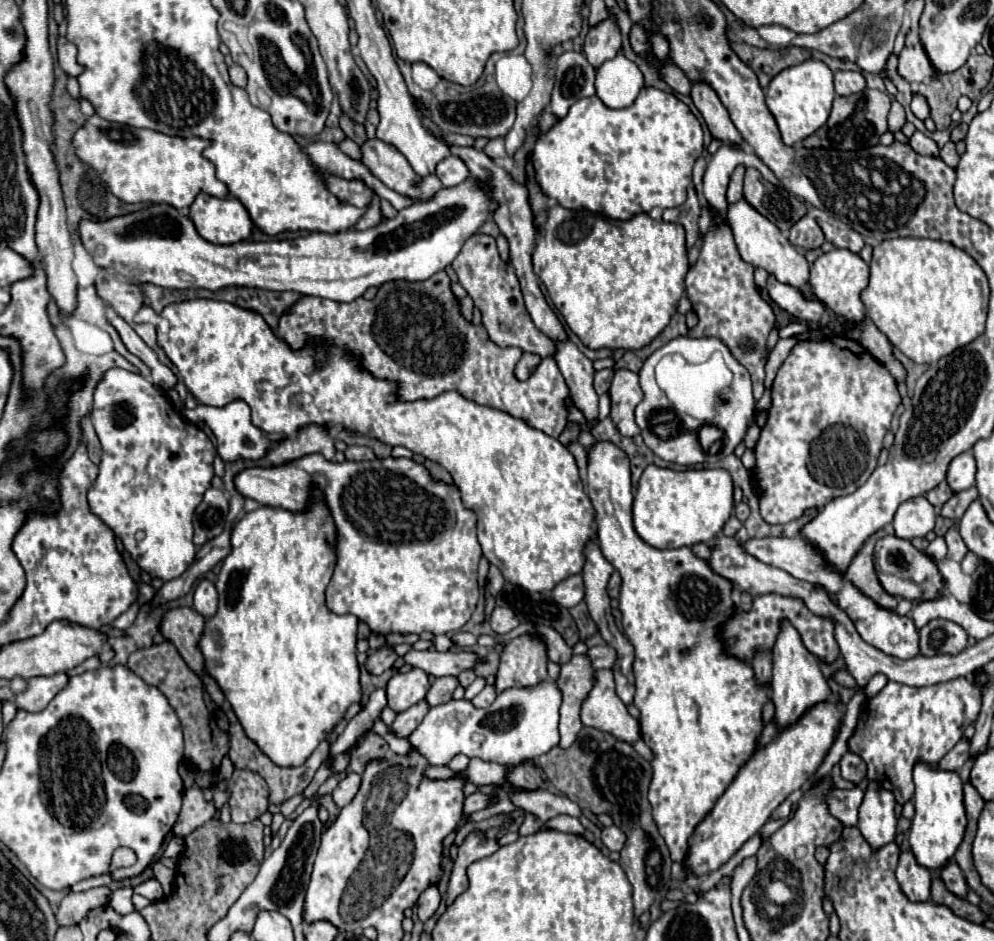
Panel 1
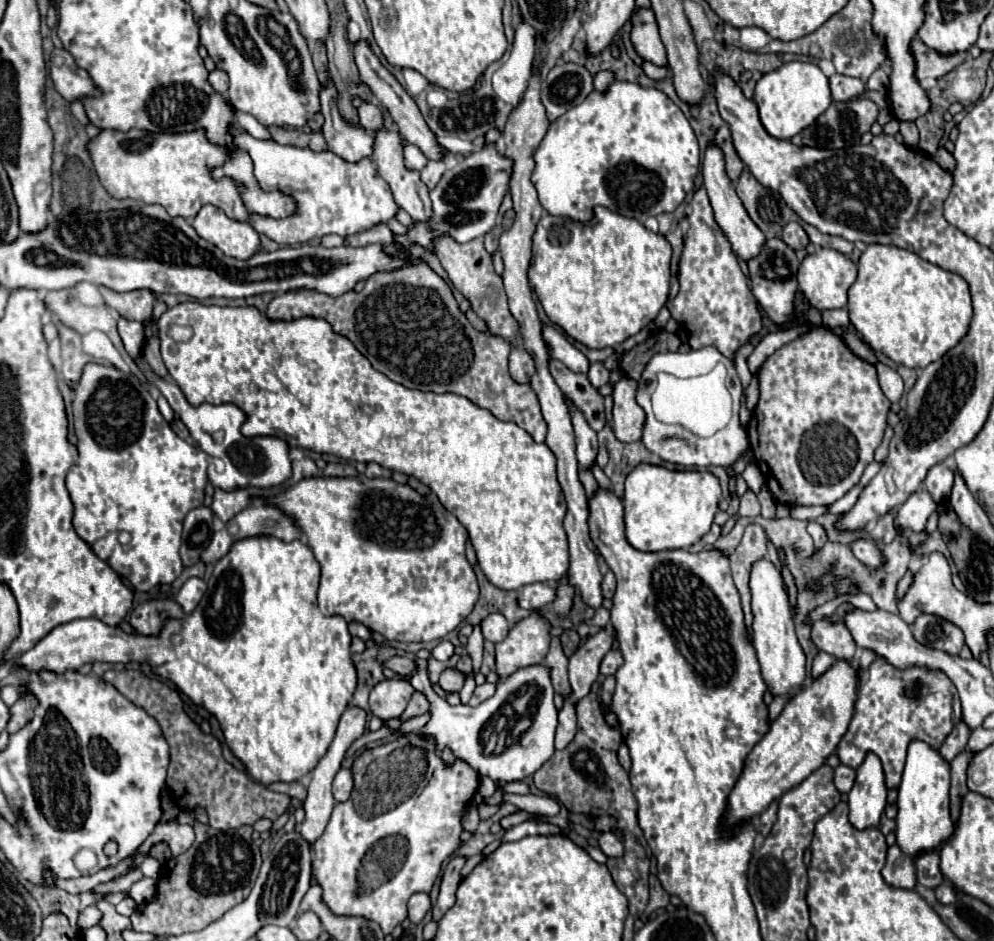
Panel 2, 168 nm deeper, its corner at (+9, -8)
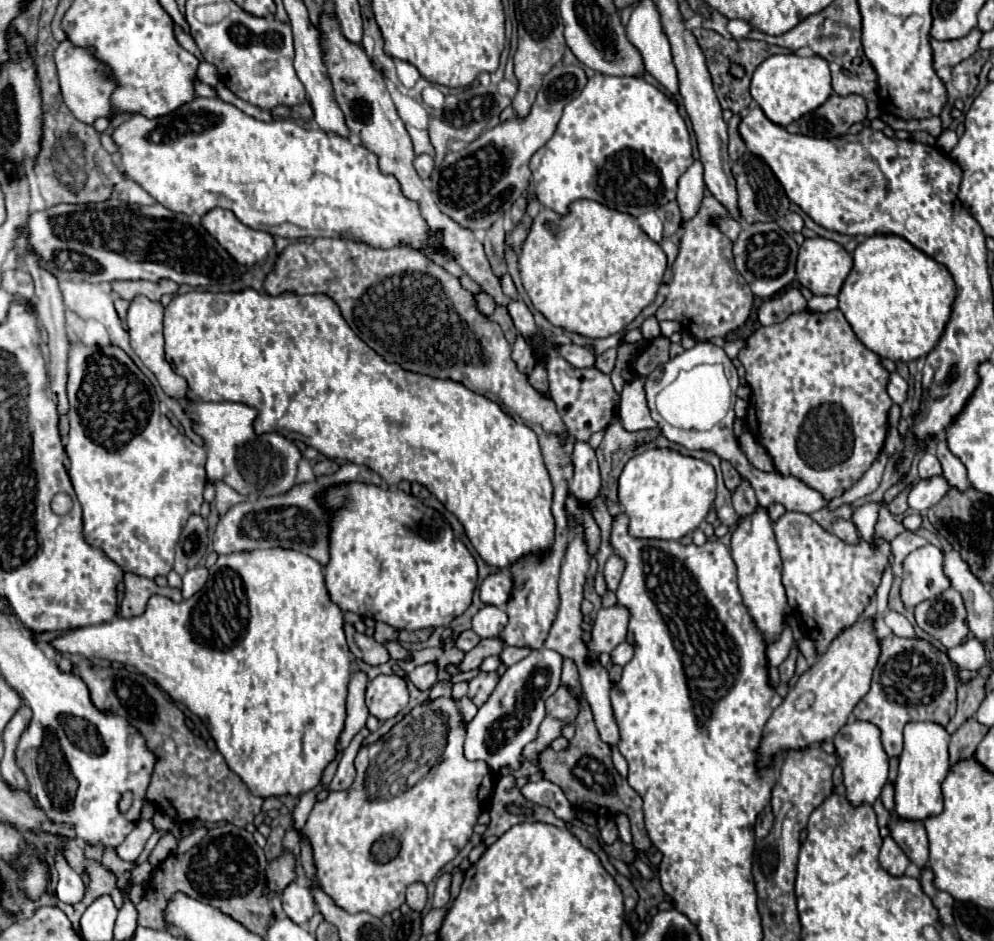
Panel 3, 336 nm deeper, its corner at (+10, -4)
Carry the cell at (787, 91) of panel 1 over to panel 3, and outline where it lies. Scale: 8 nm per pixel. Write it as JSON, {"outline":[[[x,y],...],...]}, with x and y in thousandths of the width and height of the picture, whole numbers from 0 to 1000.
{"outline":[[[799,56],[777,58],[769,63],[765,71],[759,75],[755,99],[775,129],[791,135],[793,131],[825,114],[835,103],[837,92],[835,92],[833,65],[823,58],[817,61],[803,61]]]}

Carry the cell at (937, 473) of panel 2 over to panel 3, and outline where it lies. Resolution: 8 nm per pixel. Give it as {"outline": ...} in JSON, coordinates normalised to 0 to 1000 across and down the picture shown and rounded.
{"outline":[[[930,481],[926,492],[924,492],[924,505],[926,505],[926,509],[936,509],[936,507],[946,505],[946,503],[948,503],[948,496],[946,496],[946,490],[942,488],[942,484]]]}

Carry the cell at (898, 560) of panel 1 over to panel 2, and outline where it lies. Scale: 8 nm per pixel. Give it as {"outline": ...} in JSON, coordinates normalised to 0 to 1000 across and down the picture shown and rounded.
{"outline":[[[862,573],[856,583],[858,583],[858,590],[860,590],[868,600],[872,600],[872,603],[876,603],[876,605],[882,605],[884,600],[890,598],[886,583],[884,583],[880,577],[872,575],[872,573]]]}

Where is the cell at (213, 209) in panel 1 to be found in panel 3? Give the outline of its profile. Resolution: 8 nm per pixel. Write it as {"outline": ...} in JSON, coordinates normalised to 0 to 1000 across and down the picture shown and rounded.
{"outline":[[[213,222],[203,231],[203,239],[235,273],[235,277],[245,284],[262,279],[276,262],[276,252],[272,248],[247,241],[229,222]]]}

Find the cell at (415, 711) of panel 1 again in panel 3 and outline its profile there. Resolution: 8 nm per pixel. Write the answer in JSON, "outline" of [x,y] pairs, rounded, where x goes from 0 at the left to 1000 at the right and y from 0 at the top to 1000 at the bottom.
{"outline":[[[435,702],[435,705],[427,705],[423,709],[419,709],[414,715],[410,715],[412,724],[421,730],[421,732],[433,732],[441,722],[441,707]]]}

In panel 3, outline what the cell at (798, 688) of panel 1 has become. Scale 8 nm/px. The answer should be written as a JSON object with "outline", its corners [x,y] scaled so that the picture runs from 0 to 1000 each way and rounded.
{"outline":[[[761,539],[757,547],[742,552],[734,573],[734,588],[742,603],[742,622],[748,634],[748,643],[753,645],[753,651],[757,654],[765,673],[769,675],[771,683],[777,683],[785,675],[789,666],[787,654],[791,647],[791,632],[787,622],[787,596],[785,596],[785,586],[779,573],[777,558],[779,556],[773,547],[773,541]]]}

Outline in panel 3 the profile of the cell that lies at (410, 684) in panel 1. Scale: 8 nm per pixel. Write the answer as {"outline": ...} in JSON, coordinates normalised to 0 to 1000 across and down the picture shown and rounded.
{"outline":[[[400,717],[376,719],[368,730],[368,749],[370,756],[382,766],[396,762],[410,749],[408,724]]]}

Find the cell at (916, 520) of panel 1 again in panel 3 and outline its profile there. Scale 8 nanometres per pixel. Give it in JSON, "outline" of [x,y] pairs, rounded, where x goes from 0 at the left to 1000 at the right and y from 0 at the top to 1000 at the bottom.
{"outline":[[[950,505],[926,509],[913,526],[913,537],[924,545],[932,545],[938,537],[942,537],[954,524],[954,520],[956,515],[950,509]]]}

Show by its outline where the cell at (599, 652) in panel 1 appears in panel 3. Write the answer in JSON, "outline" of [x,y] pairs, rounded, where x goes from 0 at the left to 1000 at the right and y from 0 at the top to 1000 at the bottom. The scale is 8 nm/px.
{"outline":[[[628,681],[628,683],[624,683],[624,685],[614,694],[614,702],[620,705],[620,707],[630,707],[630,705],[636,700],[636,696],[638,696],[638,688],[636,688],[632,681]]]}

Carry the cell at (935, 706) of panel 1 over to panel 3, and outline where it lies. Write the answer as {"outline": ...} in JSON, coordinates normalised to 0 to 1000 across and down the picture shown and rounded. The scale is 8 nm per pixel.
{"outline":[[[893,675],[887,679],[887,694],[879,711],[875,734],[857,756],[859,764],[875,766],[887,777],[887,792],[893,804],[907,800],[907,775],[915,766],[940,766],[952,770],[962,758],[962,717],[952,694],[932,679],[909,679]]]}

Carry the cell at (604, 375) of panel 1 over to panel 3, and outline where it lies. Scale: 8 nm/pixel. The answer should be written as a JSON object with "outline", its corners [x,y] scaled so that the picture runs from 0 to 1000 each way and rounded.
{"outline":[[[612,371],[600,379],[600,392],[604,392],[606,396],[616,396],[618,384],[620,384],[620,371]]]}

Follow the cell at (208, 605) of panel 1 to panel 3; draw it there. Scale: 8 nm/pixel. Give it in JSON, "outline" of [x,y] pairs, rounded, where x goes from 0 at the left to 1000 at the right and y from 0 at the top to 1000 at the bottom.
{"outline":[[[195,603],[195,605],[191,605],[183,613],[183,617],[185,617],[185,622],[183,622],[183,634],[185,637],[193,634],[199,626],[203,626],[203,622],[207,620],[207,615],[209,615],[209,605],[207,603]]]}

